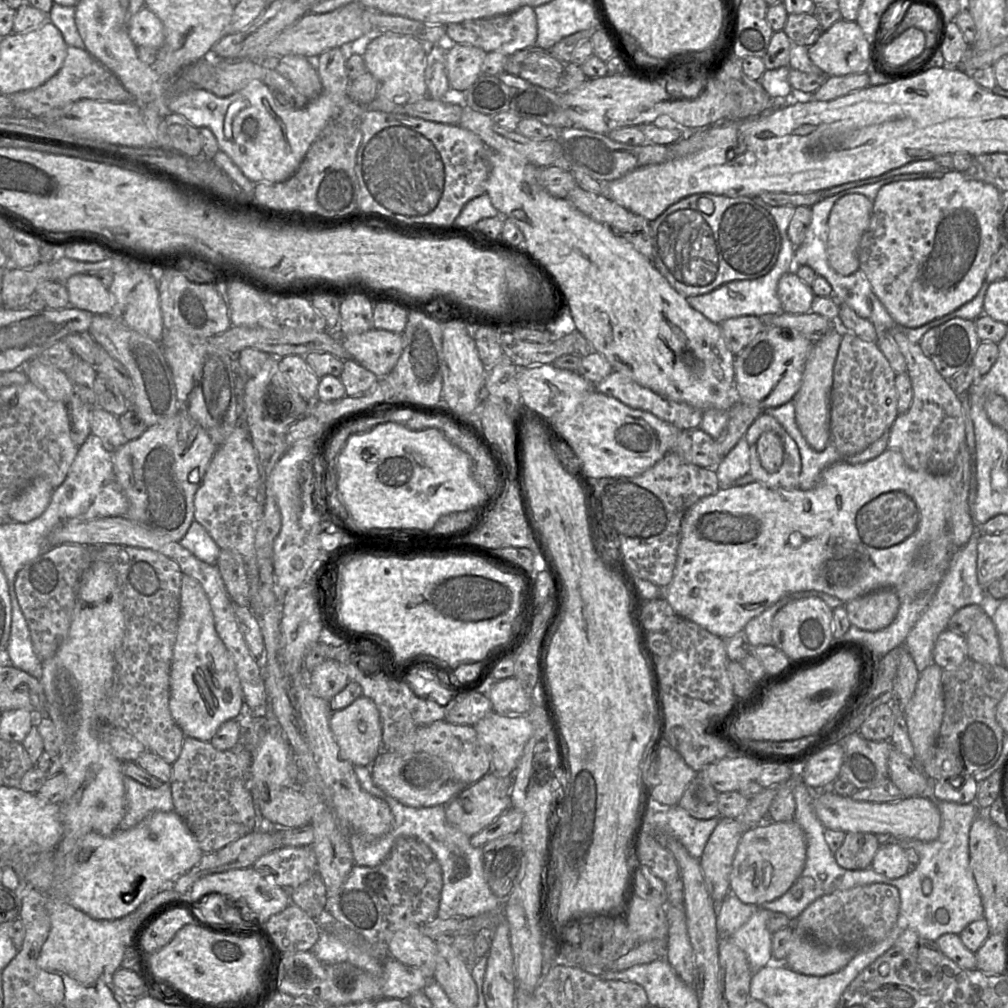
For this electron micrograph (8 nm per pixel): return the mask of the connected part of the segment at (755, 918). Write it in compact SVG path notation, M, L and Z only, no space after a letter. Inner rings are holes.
M759 908L731 936L734 944L745 953L752 975L767 966L773 958L771 954L772 934L767 928L770 912L767 909Z

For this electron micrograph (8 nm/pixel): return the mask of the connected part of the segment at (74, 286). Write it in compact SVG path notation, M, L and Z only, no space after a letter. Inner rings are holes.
M75 274L66 282L70 305L92 314L109 314L114 297L99 279L91 274Z

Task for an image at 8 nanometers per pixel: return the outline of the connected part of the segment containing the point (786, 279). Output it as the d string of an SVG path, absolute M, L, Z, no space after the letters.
M794 270L780 278L777 294L784 312L791 314L811 312L811 305L815 295L811 286L803 282Z

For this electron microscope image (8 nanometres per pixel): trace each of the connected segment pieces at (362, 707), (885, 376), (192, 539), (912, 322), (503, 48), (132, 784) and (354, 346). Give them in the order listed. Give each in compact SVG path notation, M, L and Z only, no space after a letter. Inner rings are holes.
M361 695L349 706L332 712L329 722L341 756L354 766L371 767L382 750L382 724L375 703Z
M843 332L833 369L830 423L831 442L842 456L848 457L861 453L886 431L890 431L899 415L896 376L876 342L865 341L851 332Z
M194 520L191 523L179 543L199 560L207 564L216 564L220 548L205 528L197 521Z
M948 170L941 178L905 180L884 185L880 188L872 202L873 210L870 222L859 245L859 269L865 273L872 286L873 292L897 326L907 328L920 327L932 320L955 311L977 295L985 281L992 258L1001 246L999 238L999 224L1002 201L995 186L969 179L962 172Z
M526 5L508 14L448 24L446 34L450 43L469 44L487 53L500 52L511 56L518 51L535 46L537 18L534 8Z
M130 777L124 778L127 808L119 830L128 830L153 812L174 810L170 784L162 783L158 788L149 788Z
M371 329L339 337L349 358L377 377L391 373L403 350L402 335L386 330Z

